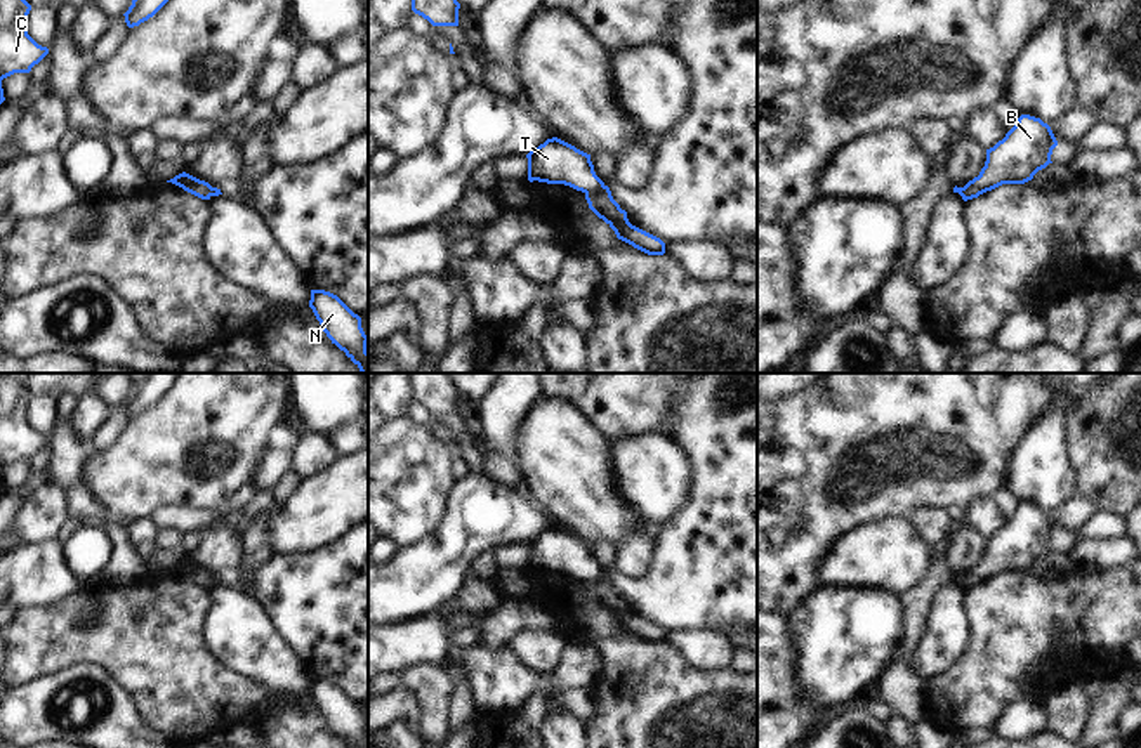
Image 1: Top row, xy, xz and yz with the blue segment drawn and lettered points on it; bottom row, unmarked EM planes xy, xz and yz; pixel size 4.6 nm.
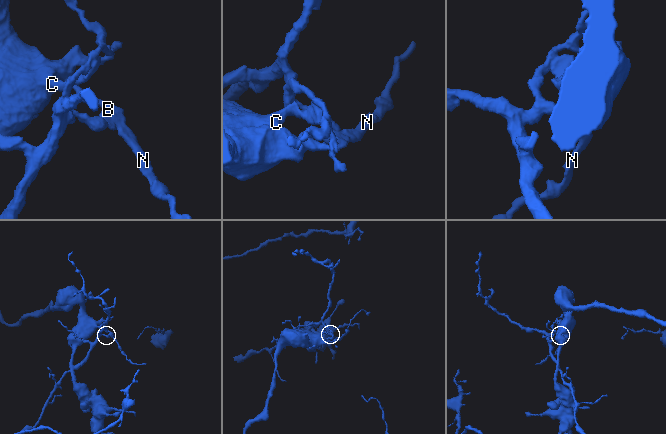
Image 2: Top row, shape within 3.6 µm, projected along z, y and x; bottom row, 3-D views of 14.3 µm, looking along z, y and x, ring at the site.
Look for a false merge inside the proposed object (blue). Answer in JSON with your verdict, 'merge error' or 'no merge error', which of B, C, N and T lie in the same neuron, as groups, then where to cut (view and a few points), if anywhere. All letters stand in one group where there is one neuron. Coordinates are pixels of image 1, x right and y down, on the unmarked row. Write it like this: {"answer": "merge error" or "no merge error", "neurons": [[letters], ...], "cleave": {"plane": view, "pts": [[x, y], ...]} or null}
{"answer": "merge error", "neurons": [["B", "C", "N"], ["T"]], "cleave": {"plane": "xz", "pts": [[603, 573], [586, 583]]}}

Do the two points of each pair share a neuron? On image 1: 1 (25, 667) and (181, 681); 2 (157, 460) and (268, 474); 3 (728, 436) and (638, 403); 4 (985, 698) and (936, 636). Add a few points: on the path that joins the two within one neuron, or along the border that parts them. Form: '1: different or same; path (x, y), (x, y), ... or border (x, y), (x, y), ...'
1: same; path (63, 648), (143, 648)
2: different; border (266, 452), (254, 471)
3: different; border (686, 391), (676, 410), (676, 424), (667, 434)
4: different; border (969, 623), (969, 641), (962, 655), (928, 681)

